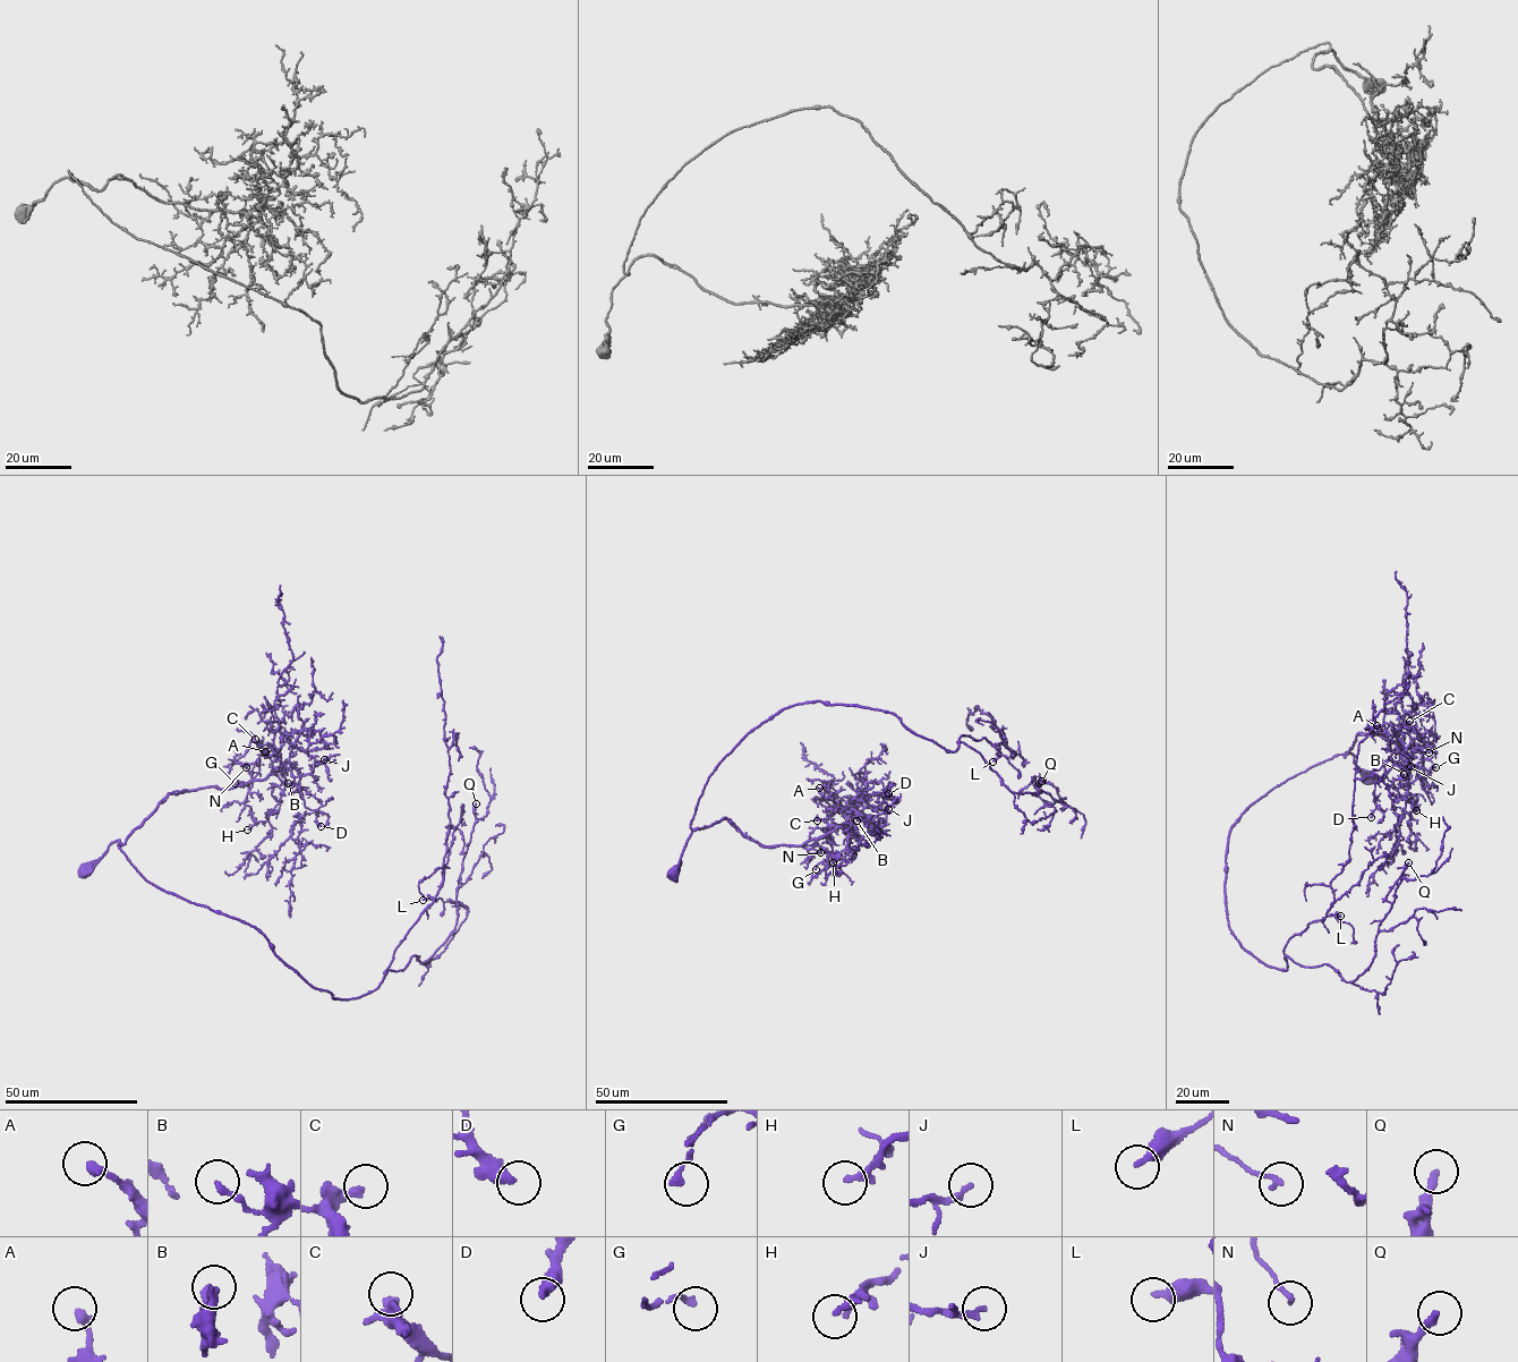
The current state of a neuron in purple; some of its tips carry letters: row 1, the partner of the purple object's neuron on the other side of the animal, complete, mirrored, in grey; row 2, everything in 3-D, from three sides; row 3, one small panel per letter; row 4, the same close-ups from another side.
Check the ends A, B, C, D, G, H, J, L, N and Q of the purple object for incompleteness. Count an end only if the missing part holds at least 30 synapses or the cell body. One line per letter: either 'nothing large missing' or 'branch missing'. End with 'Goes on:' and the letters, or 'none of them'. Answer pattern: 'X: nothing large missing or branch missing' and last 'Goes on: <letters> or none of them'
A: nothing large missing
B: nothing large missing
C: nothing large missing
D: nothing large missing
G: nothing large missing
H: branch missing
J: nothing large missing
L: nothing large missing
N: nothing large missing
Q: branch missing
Goes on: H, Q

